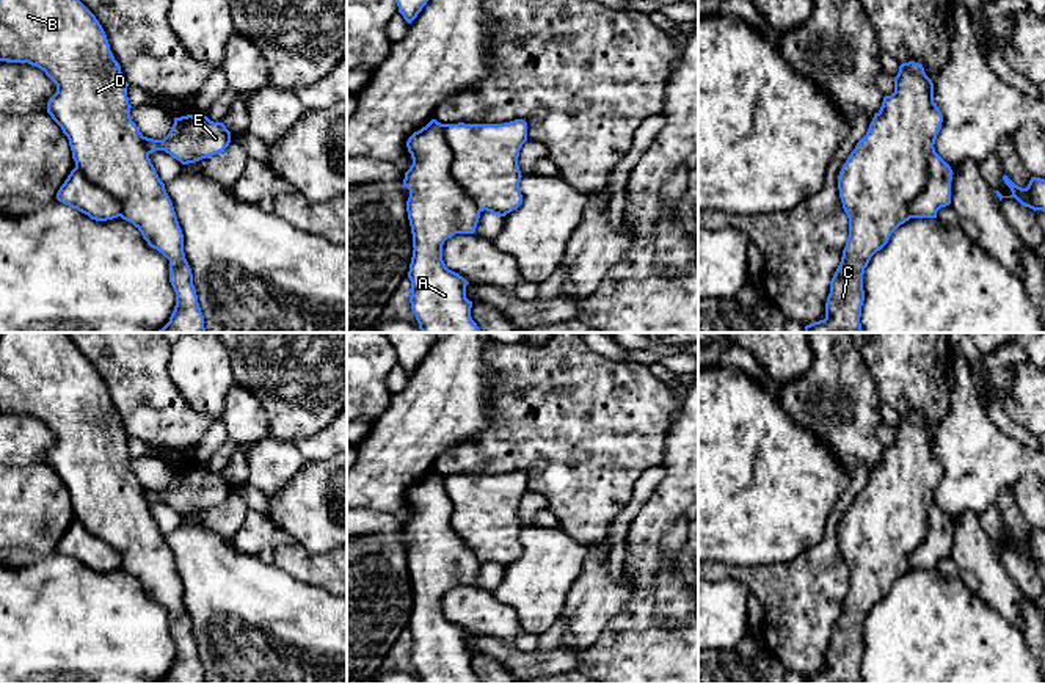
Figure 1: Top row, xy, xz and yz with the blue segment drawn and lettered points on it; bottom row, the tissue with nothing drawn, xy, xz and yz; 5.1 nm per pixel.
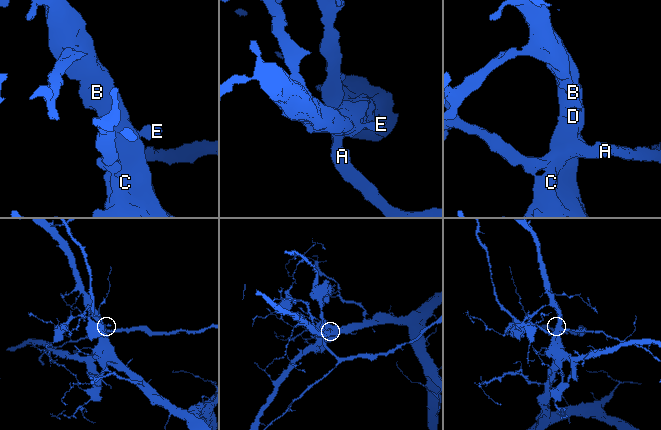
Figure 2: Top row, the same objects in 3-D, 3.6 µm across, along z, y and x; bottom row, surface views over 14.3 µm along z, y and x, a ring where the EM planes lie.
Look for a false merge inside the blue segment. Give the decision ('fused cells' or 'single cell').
fused cells

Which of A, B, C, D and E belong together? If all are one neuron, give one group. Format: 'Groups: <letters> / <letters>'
Groups: A E / B C D

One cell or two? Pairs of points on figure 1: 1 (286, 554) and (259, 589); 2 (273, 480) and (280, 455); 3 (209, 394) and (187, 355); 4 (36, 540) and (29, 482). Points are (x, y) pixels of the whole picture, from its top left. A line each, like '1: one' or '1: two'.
1: two
2: one
3: one
4: one

